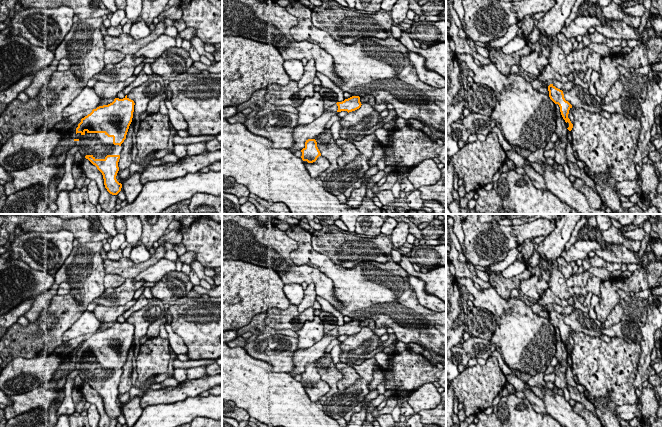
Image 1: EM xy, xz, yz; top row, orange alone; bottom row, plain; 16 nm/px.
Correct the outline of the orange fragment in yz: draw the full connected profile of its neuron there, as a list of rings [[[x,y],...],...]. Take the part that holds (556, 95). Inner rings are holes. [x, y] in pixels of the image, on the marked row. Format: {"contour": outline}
{"contour": [[[553,84],[548,86],[549,97],[555,103],[558,104],[560,107],[560,112],[565,120],[565,122],[569,123],[569,127],[567,128],[569,131],[572,130],[573,124],[571,123],[570,119],[568,118],[569,110],[572,108],[572,105],[565,100],[563,91],[556,88]]]}

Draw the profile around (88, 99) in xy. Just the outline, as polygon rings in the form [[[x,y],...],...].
[[[85,86],[81,93],[63,110],[63,118],[88,109],[96,109],[101,105],[101,99],[94,88]]]

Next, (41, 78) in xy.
[[[53,59],[49,66],[39,70],[34,74],[32,82],[29,87],[24,90],[24,93],[29,99],[35,98],[40,90],[47,84],[49,84],[52,74],[57,71],[59,61]]]

